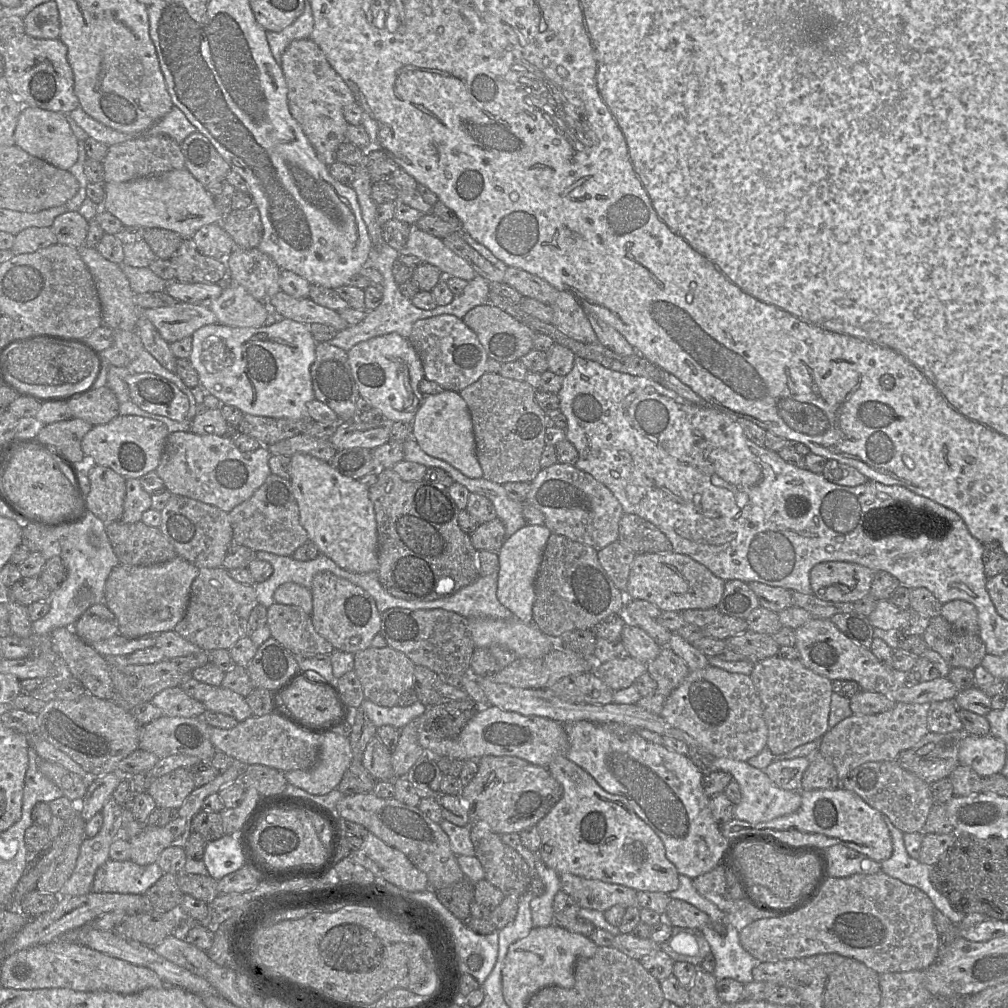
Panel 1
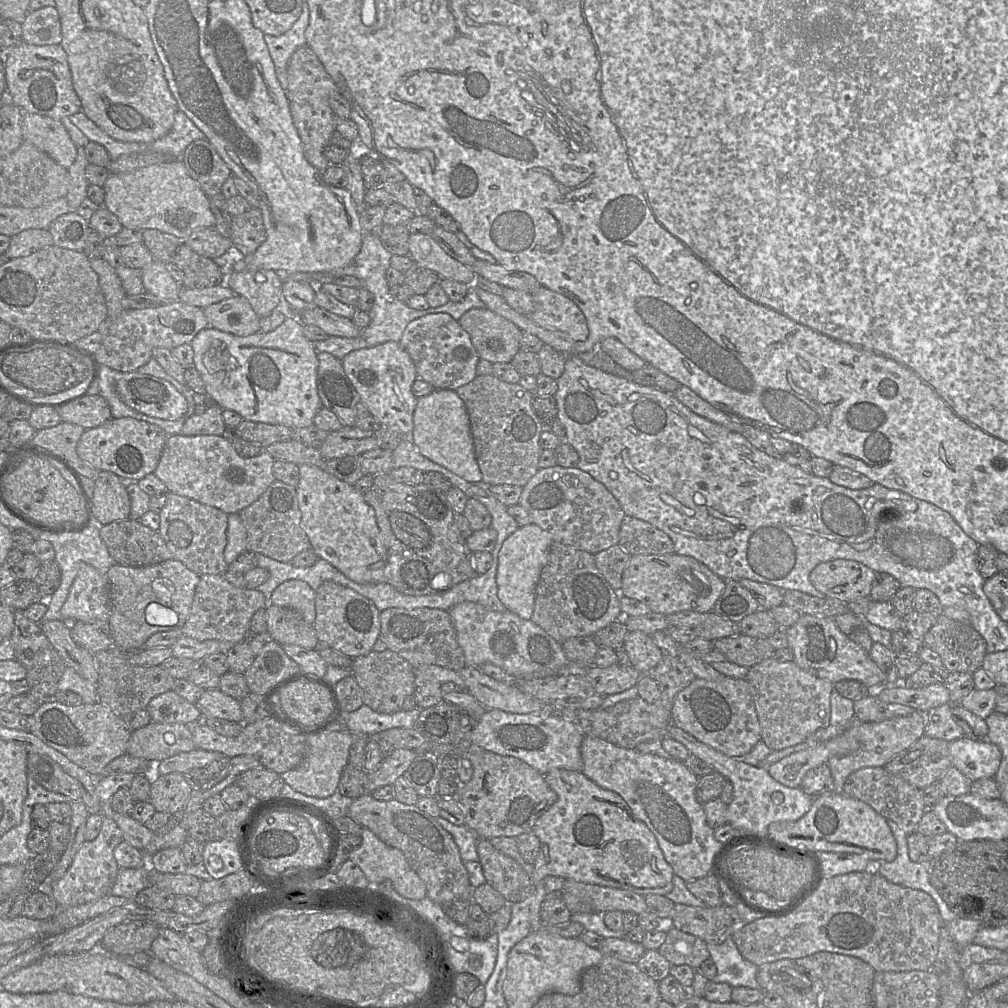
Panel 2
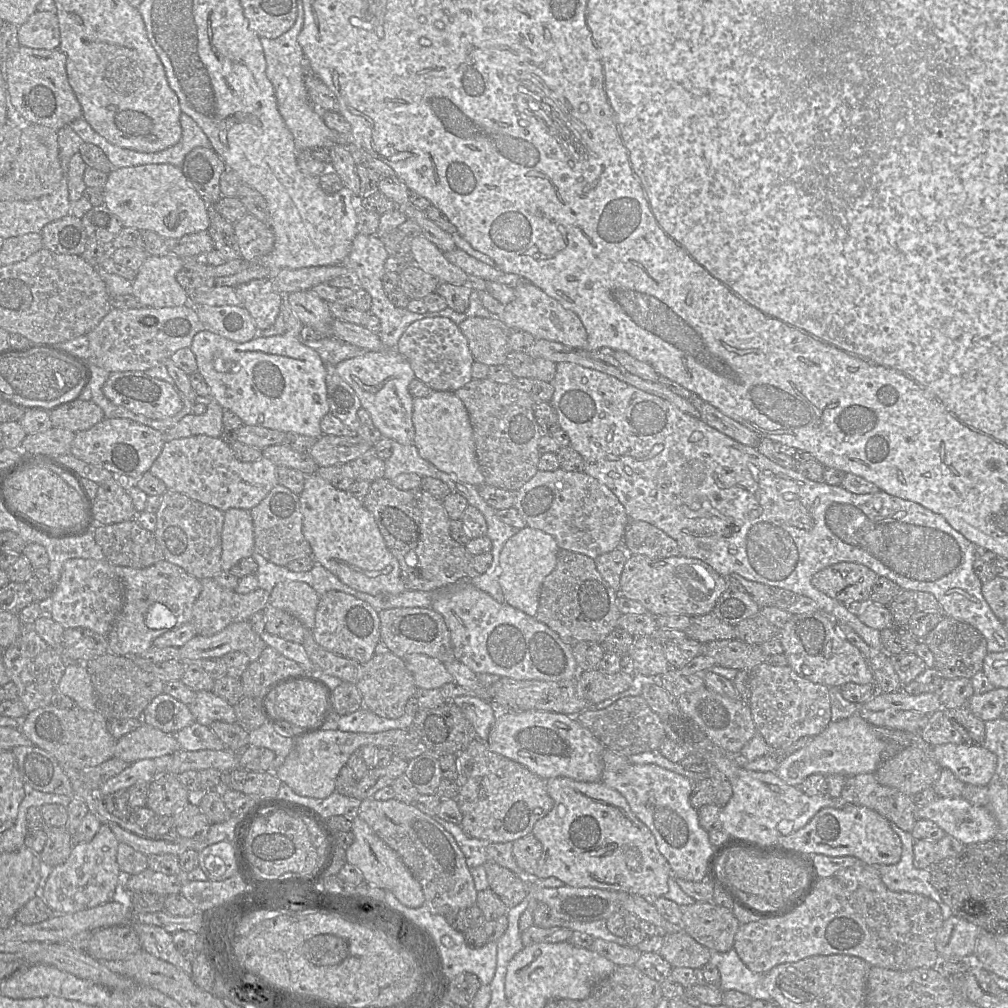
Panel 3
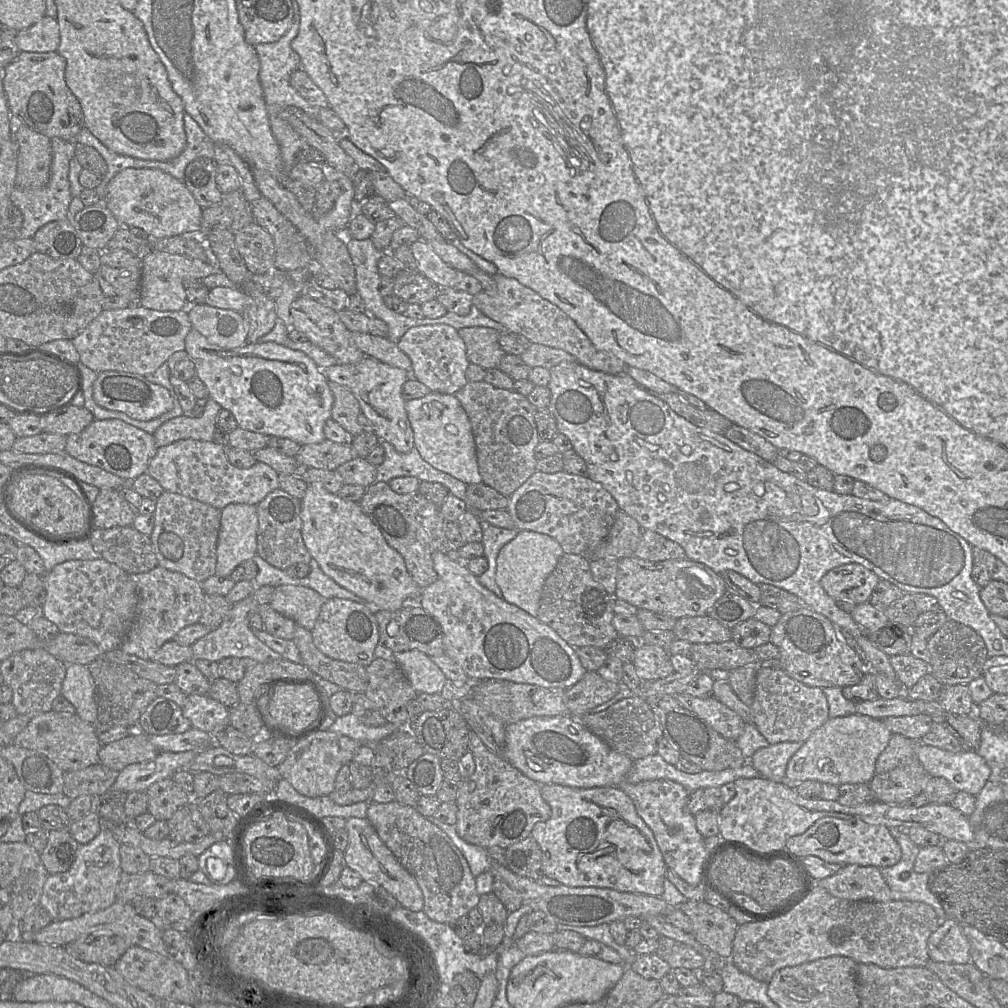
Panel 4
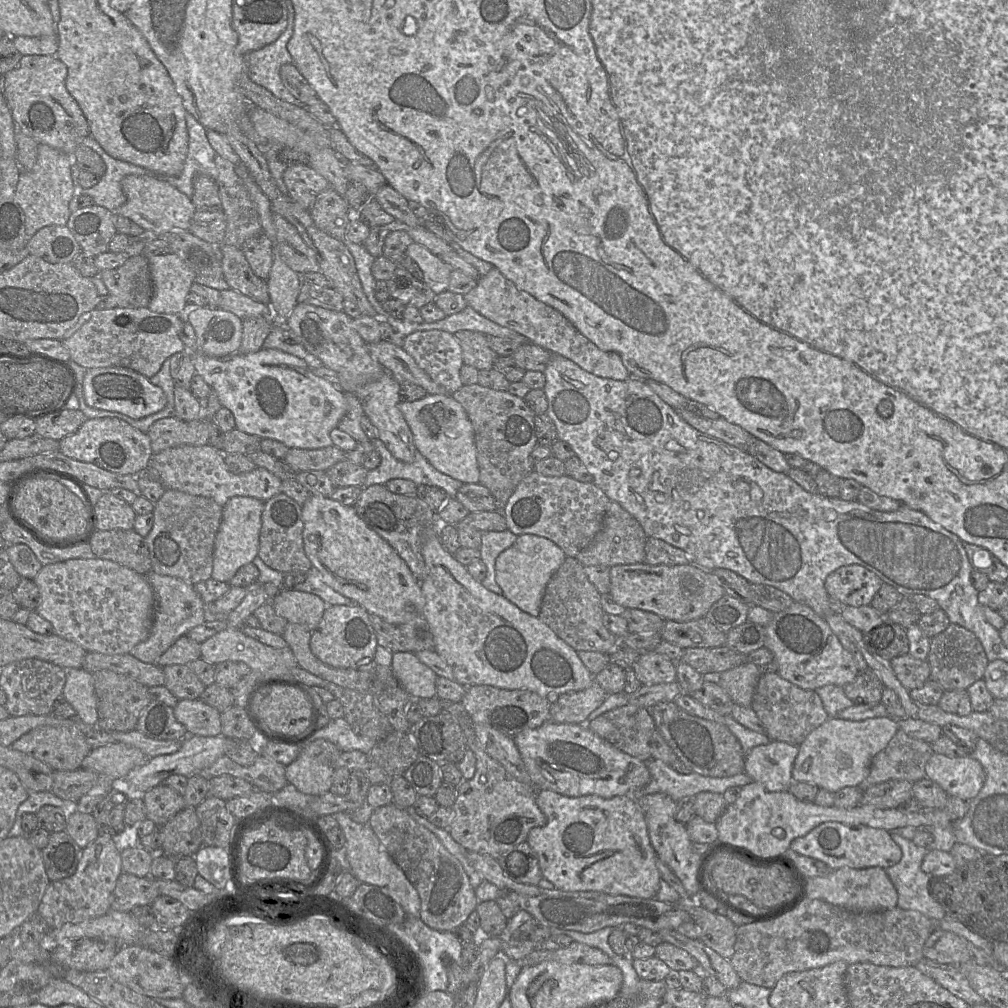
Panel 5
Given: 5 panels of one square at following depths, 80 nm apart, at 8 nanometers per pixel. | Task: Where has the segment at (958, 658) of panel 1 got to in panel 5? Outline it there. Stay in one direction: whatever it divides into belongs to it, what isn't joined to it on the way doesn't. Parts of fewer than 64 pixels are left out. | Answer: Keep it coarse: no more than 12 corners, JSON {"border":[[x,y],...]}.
{"border":[[958,624],[931,638],[931,678],[944,691],[983,679],[989,660]]}

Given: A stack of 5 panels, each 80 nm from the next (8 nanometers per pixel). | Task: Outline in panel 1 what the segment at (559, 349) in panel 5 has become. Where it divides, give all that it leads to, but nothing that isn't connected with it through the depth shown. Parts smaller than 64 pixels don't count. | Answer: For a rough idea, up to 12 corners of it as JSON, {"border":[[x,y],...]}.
{"border":[[560,291],[551,324],[581,343],[598,343],[586,311]]}

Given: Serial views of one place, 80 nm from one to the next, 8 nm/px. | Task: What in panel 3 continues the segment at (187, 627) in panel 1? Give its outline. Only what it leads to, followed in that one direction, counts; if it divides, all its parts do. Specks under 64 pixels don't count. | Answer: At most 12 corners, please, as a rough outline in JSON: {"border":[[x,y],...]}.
{"border":[[201,579],[190,622],[212,636],[249,621],[269,604],[270,593],[246,594]]}

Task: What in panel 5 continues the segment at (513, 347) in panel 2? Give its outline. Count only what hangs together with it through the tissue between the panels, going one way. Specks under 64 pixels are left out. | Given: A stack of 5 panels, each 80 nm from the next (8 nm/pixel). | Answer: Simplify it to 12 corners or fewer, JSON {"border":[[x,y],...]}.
{"border":[[481,332],[454,334],[463,363],[490,370],[498,355]]}

